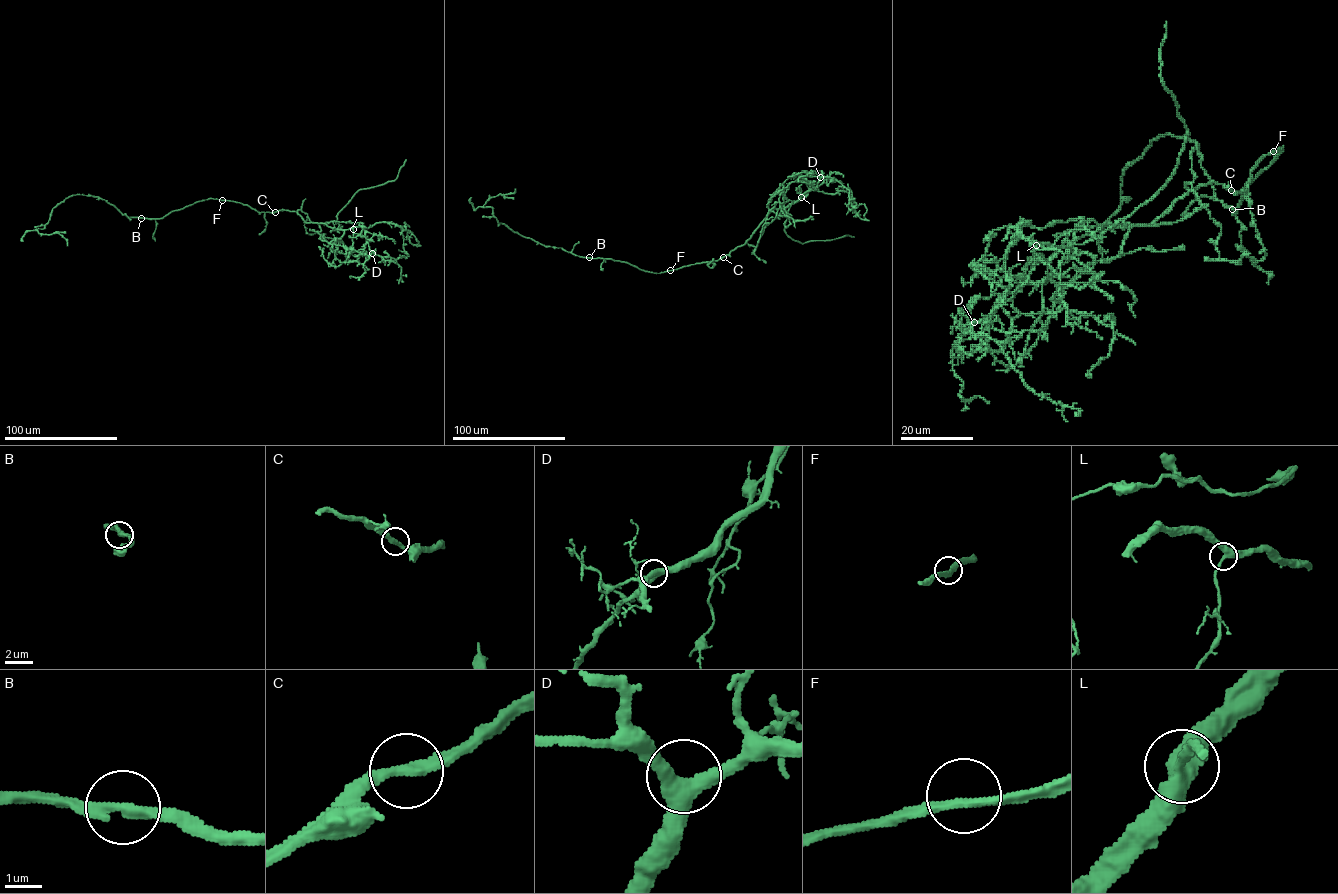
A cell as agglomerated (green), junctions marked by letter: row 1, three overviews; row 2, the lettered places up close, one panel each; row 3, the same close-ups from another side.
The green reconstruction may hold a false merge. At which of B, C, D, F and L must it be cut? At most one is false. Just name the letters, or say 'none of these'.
none of these

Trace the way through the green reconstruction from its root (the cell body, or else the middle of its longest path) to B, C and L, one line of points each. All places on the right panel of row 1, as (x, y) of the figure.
B: (1274, 152), (1283, 147), (1243, 189), (1235, 213), (1232, 209)
C: (1274, 152), (1262, 157), (1251, 170), (1246, 191), (1230, 190)
L: (1274, 152), (1251, 170), (1246, 191), (1201, 184), (1151, 224), (1081, 226), (1070, 245), (1036, 245)

